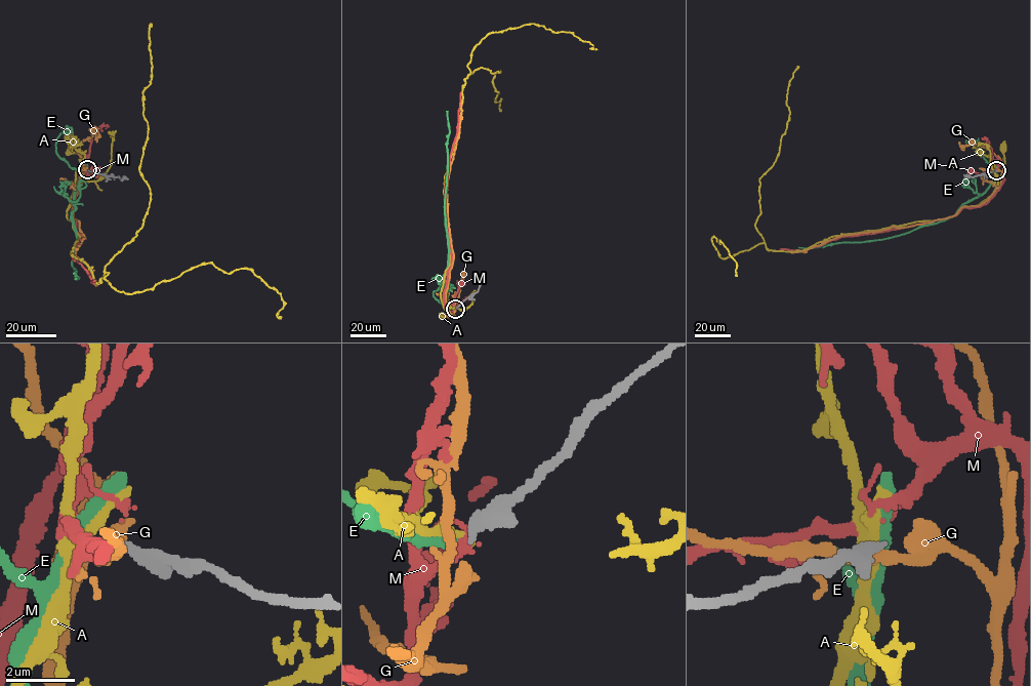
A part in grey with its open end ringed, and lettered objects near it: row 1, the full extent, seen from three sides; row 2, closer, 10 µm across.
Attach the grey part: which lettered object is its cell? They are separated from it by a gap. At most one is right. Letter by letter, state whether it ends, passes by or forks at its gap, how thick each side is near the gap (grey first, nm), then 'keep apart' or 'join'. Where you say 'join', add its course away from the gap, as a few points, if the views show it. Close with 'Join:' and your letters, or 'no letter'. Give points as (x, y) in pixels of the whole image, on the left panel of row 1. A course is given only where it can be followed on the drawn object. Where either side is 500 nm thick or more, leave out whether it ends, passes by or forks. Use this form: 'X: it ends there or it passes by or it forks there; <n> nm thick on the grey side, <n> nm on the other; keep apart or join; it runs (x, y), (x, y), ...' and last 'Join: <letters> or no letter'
A: it passes by; 360 nm thick on the grey side, 240 nm on the other; keep apart
E: it passes by; 360 nm thick on the grey side, 400 nm on the other; keep apart
G: it passes by; 360 nm thick on the grey side, 300 nm on the other; keep apart
M: it passes by; 360 nm thick on the grey side, 200 nm on the other; join; it runs (87, 168), (83, 162), (75, 191), (71, 220), (81, 238), (71, 255), (89, 275), (91, 282), (94, 281)
Join: M

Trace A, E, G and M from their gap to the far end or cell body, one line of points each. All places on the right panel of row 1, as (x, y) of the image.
A: (996, 169), (993, 180), (997, 186), (1004, 164), (1002, 148)
E: (996, 169), (993, 182), (987, 190), (947, 218), (885, 238), (798, 248)
G: (996, 170), (1002, 173), (999, 185), (986, 201), (962, 206), (954, 215), (837, 237), (790, 252)
M: (996, 169), (1003, 166), (1001, 185), (980, 206), (963, 207), (945, 218), (841, 237), (808, 249), (780, 249)

